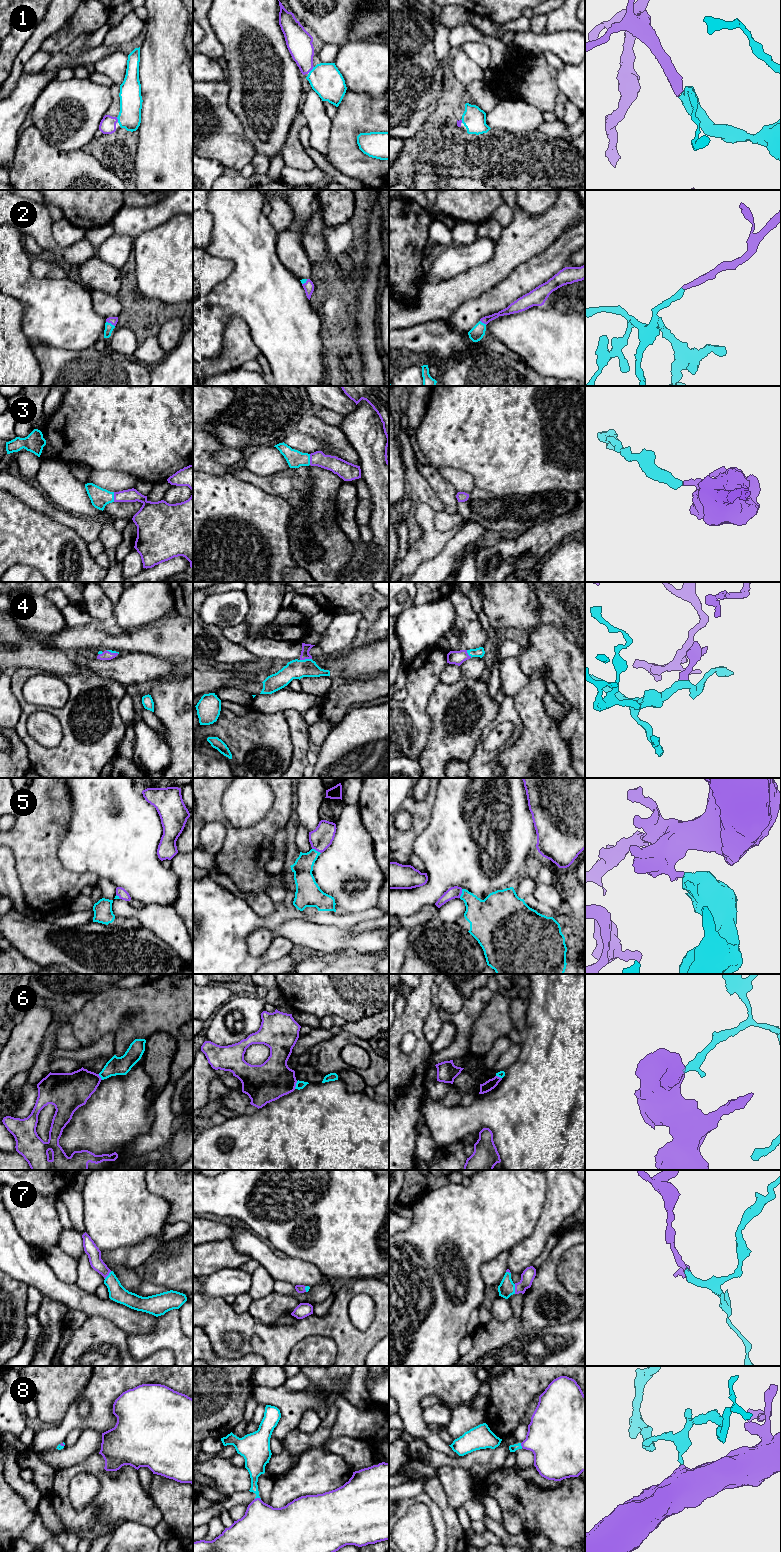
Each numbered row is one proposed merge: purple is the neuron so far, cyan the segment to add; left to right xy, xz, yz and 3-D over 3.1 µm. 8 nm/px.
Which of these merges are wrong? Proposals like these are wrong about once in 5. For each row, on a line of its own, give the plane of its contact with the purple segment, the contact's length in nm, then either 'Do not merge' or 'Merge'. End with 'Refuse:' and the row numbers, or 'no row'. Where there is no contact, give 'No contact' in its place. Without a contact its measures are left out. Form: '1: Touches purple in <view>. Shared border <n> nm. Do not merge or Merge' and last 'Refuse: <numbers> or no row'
1: Touches purple in xz. Shared border 70 nm. Merge
2: Touches purple in xy. Shared border 80 nm. Merge
3: Touches purple in xz. Shared border 90 nm. Merge
4: Touches purple in xz. Shared border 100 nm. Merge
5: Touches purple in xz. Shared border 80 nm. Merge
6: Touches purple in xz. Shared border 70 nm. Do not merge
7: Touches purple in yz. Shared border 80 nm. Merge
8: Touches purple in xz. Shared border 50 nm. Merge
Refuse: 6

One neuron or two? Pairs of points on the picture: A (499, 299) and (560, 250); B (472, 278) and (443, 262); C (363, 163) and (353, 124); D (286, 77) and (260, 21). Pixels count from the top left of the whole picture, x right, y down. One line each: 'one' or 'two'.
A: one
B: two
C: one
D: one

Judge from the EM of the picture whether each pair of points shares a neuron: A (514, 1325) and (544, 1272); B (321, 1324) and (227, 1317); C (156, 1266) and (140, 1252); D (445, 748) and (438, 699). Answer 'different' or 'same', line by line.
A: different
B: same
C: different
D: same

